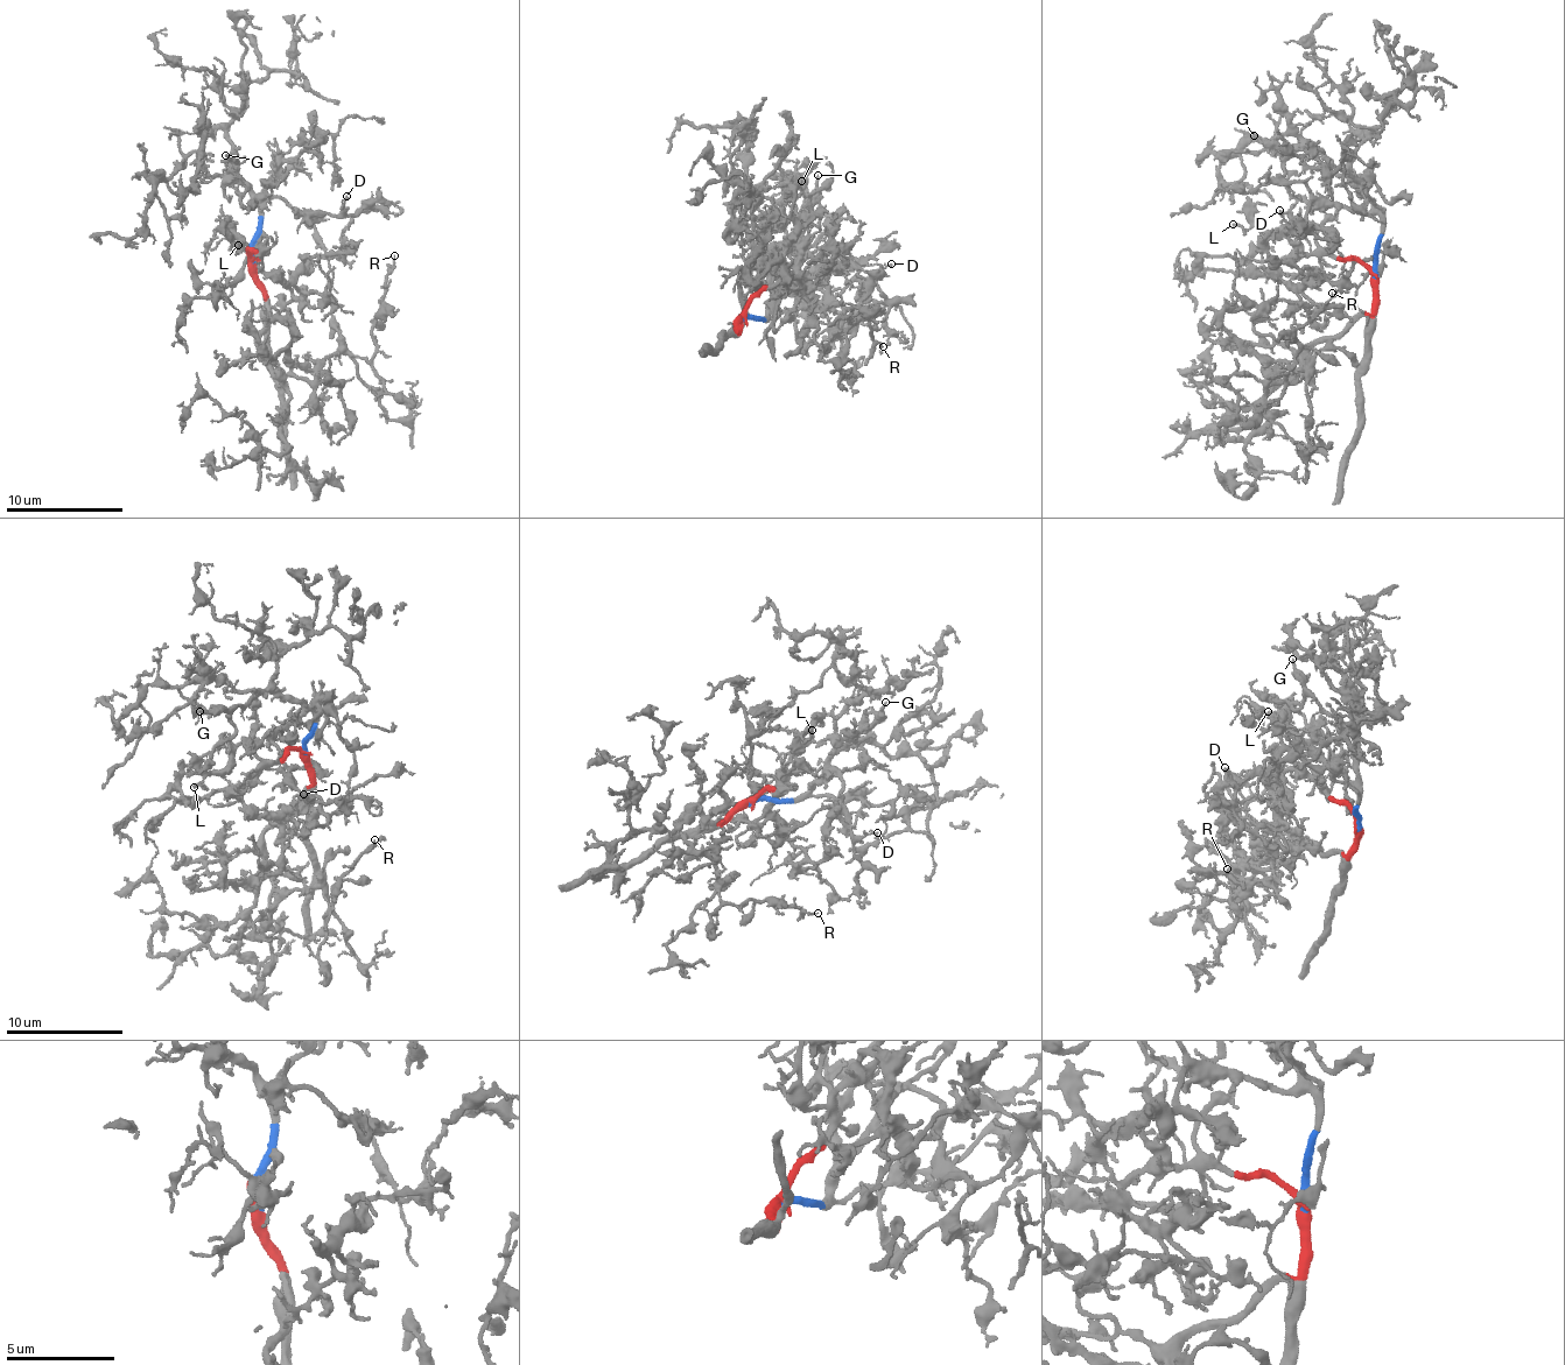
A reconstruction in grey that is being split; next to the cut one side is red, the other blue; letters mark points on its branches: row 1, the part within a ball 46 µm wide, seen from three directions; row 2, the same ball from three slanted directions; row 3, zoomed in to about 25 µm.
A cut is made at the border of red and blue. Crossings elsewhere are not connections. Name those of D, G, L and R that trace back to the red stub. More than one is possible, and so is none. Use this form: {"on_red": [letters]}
{"on_red": ["L", "R"]}

